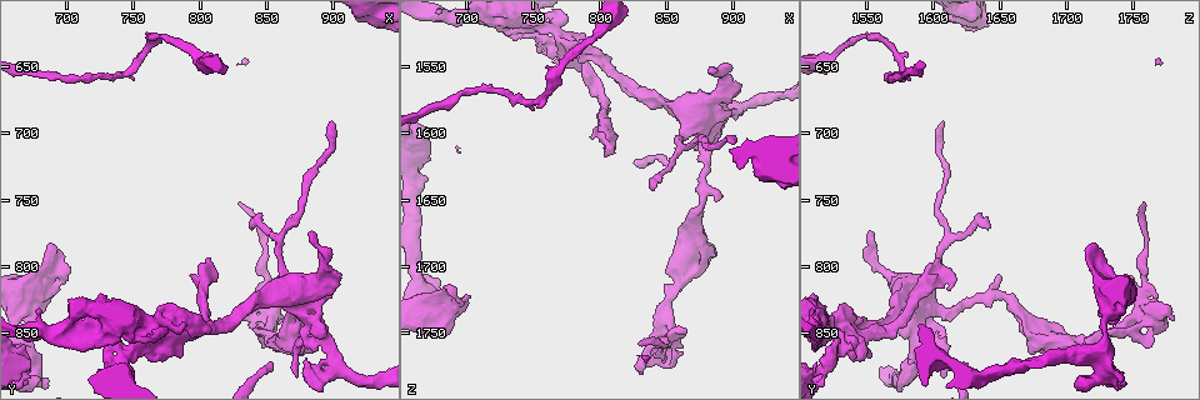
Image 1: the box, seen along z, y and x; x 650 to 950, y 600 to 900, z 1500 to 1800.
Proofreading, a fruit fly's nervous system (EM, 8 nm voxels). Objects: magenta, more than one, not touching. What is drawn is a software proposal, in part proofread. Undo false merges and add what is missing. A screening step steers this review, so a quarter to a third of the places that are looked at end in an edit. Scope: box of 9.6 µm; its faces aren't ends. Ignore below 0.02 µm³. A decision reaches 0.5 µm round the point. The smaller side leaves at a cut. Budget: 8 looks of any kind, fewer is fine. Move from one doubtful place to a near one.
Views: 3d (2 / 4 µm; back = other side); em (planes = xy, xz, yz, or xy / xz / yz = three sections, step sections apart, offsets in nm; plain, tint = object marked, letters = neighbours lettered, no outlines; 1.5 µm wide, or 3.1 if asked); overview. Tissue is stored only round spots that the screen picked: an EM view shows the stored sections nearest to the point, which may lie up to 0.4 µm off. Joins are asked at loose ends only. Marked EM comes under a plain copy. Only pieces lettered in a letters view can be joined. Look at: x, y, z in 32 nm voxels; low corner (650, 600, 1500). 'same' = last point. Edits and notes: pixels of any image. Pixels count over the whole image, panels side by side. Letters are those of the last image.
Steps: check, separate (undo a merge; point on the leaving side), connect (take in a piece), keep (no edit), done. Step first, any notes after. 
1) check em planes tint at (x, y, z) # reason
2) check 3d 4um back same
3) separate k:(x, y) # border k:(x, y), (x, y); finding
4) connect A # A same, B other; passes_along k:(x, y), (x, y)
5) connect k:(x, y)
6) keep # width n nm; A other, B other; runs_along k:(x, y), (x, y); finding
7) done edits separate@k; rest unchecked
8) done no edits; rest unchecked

check em planes letters at (774, 842, 1534) # arms run side by side

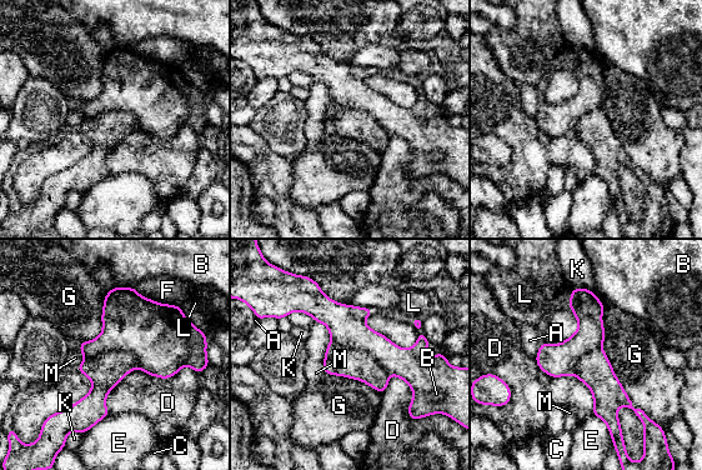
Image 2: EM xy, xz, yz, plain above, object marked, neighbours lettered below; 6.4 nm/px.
separate 2:(105, 370) # width 280 nm; A other, B other, C other, D other, E other, F other, G other, K other, L other, M other; border 2:(85, 356), (128, 350), (138, 366); two neurons meet here

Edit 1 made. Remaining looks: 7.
check overview

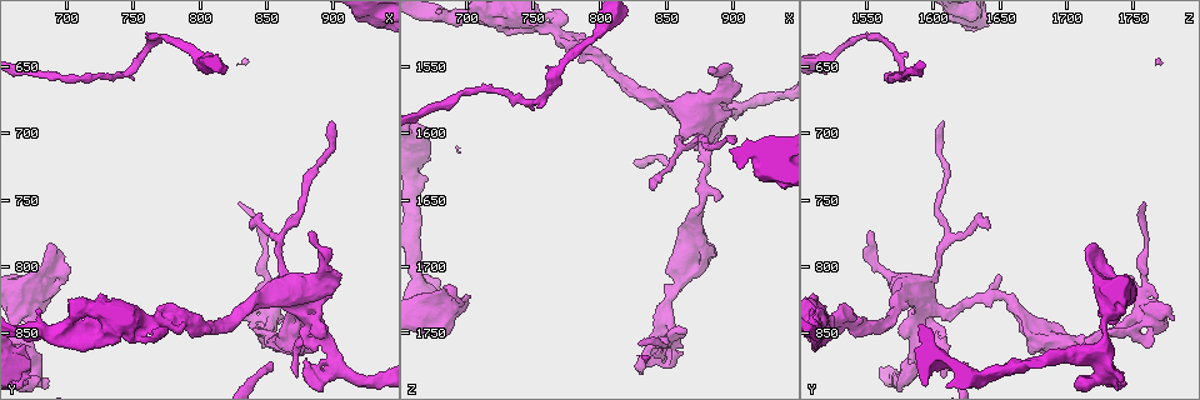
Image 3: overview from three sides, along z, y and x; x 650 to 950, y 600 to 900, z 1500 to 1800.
check em planes letters at (684, 796, 1718) # touches itself

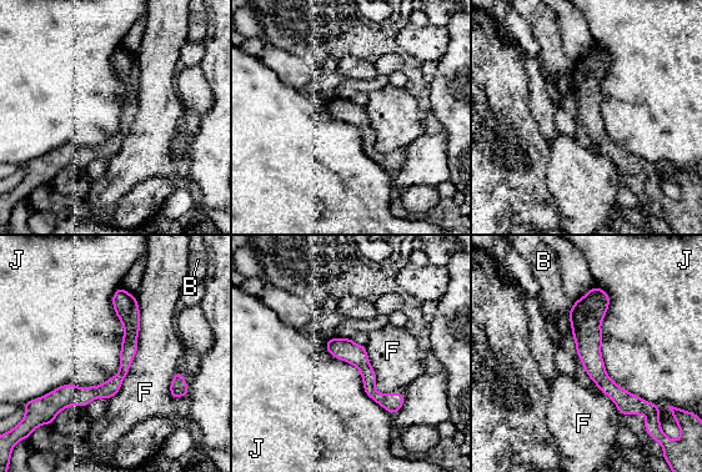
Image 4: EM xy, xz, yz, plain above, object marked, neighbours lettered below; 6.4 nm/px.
keep # width 150 nm; B other, F other, J other; border 4:(120, 286), (119, 370), (26, 402); continuous, no second neuron

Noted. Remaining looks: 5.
done edits separate@2; rest unchecked

